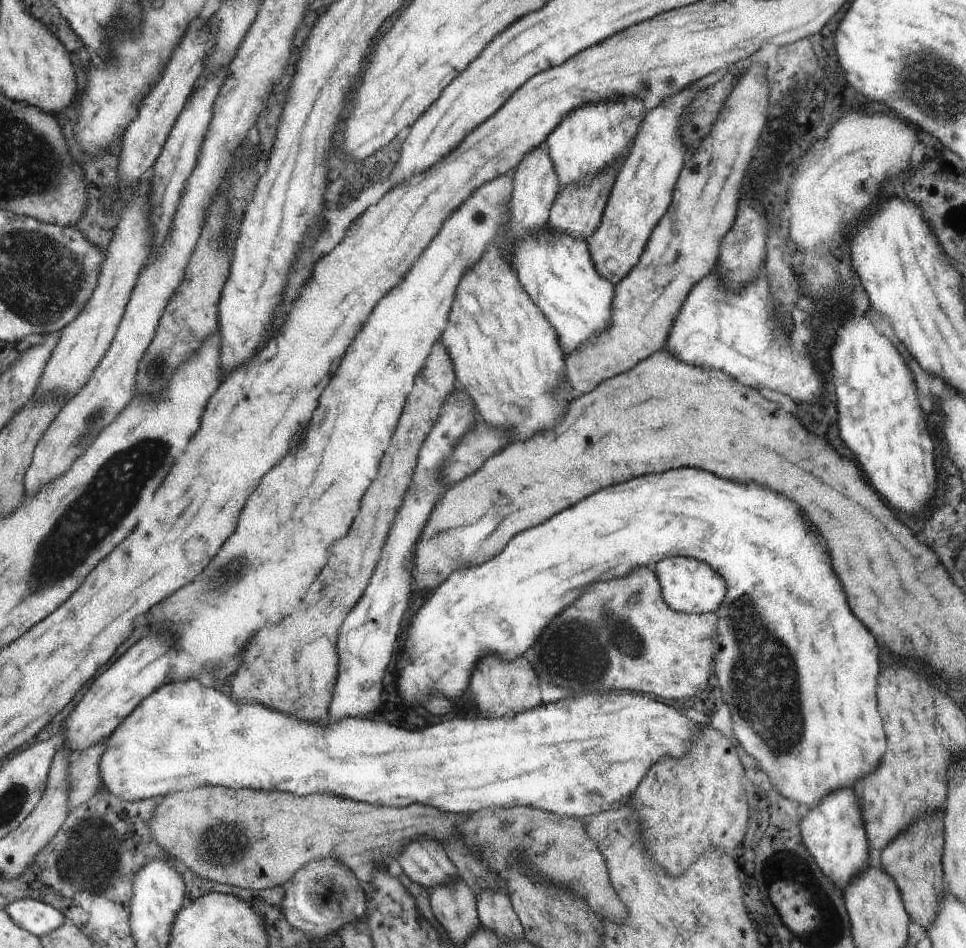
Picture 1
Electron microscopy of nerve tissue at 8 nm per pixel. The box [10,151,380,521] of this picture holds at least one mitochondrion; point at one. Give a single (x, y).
(99, 412)

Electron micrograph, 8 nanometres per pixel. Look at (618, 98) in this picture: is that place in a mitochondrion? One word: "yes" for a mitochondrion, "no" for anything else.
no

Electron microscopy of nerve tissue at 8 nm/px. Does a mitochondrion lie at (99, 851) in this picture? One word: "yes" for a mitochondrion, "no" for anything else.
yes

